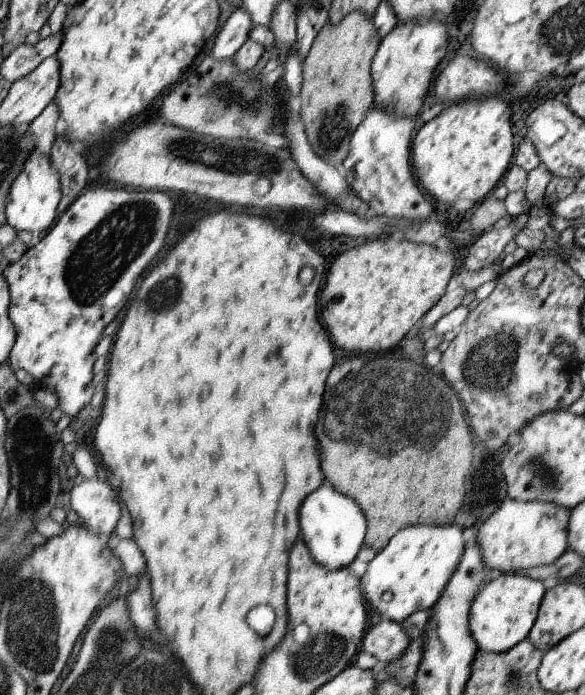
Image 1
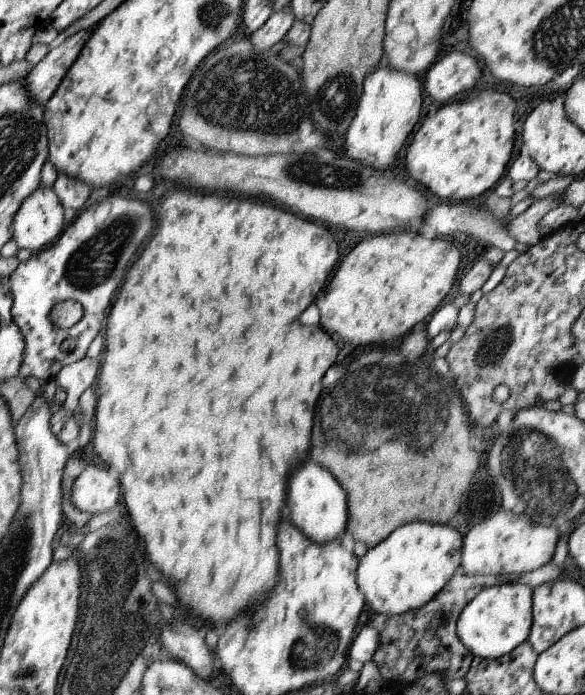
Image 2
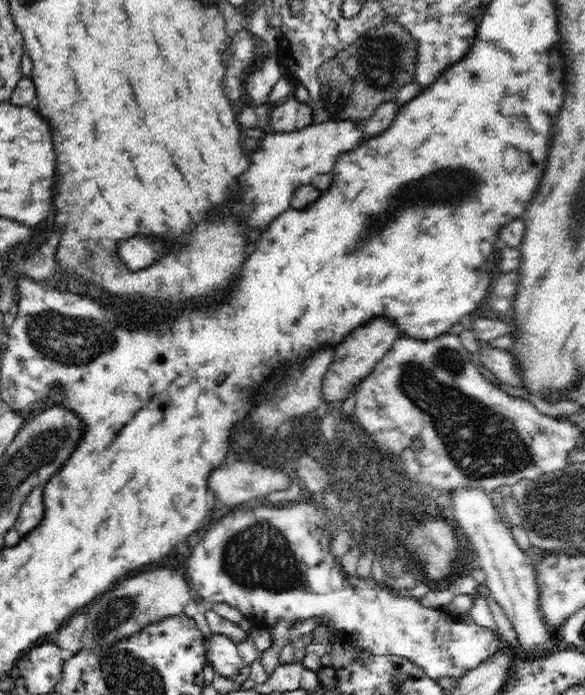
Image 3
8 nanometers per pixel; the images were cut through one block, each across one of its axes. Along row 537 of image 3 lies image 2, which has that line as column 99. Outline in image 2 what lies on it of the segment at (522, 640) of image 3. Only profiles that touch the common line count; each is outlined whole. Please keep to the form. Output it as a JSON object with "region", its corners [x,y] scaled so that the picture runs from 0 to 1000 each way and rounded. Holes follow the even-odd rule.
{"region":[[[149,671],[123,699],[123,725],[150,744],[195,734],[205,717],[205,694],[171,671]]]}

